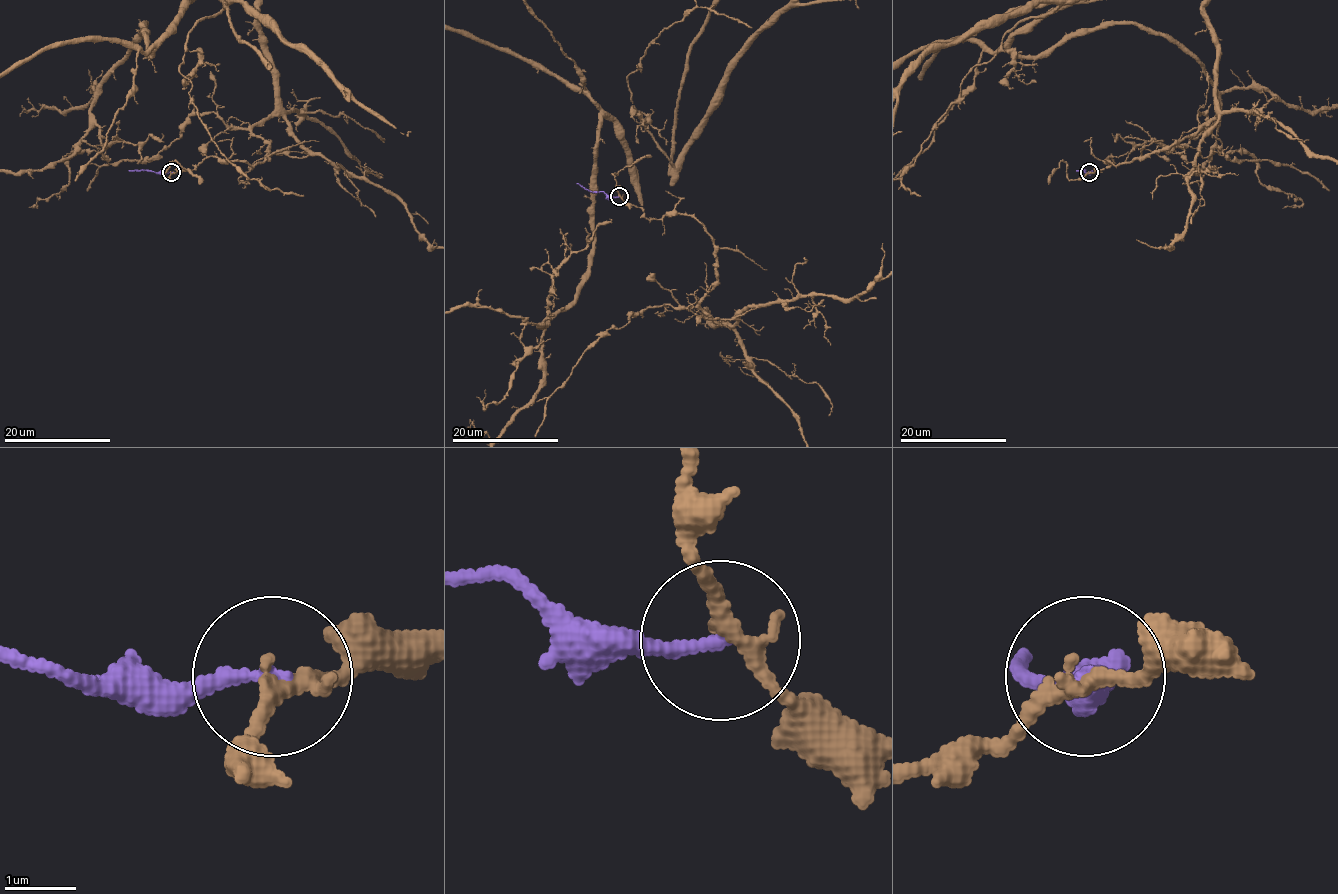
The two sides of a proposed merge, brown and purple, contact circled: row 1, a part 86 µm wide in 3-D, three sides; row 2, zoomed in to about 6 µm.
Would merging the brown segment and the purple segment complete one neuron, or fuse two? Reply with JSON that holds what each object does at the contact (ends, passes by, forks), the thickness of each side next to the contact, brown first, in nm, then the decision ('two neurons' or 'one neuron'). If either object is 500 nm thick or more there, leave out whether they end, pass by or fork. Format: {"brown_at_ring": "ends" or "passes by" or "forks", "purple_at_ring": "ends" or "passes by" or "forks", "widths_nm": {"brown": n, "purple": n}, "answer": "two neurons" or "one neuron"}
{"brown_at_ring": "passes by", "purple_at_ring": "ends", "widths_nm": {"brown": 240, "purple": 190}, "answer": "two neurons"}

